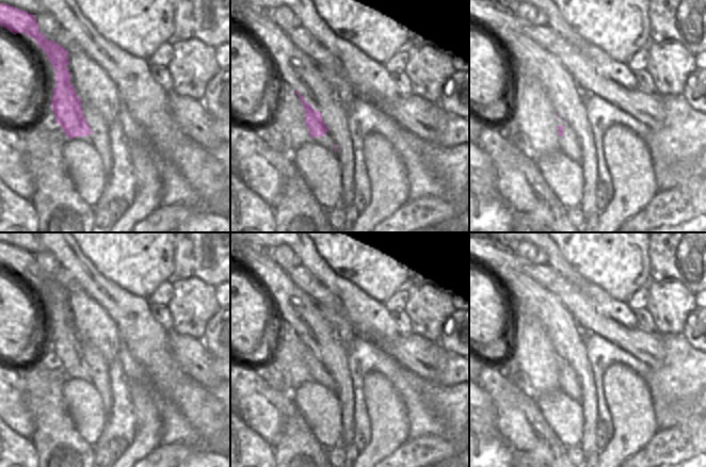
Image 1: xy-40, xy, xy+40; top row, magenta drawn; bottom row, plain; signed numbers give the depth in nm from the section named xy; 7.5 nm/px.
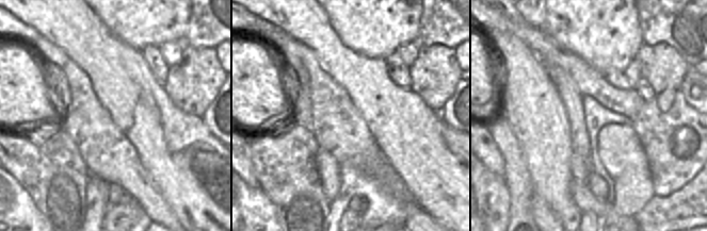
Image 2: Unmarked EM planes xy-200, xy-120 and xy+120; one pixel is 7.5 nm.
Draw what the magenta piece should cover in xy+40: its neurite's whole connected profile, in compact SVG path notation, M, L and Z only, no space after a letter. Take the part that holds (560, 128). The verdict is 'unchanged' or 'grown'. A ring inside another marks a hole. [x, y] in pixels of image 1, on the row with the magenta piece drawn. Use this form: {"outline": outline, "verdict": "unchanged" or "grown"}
{"outline": "M556 113L556 115L557 129L559 131L559 149L571 160L580 162L582 160L582 151L575 132L559 114Z", "verdict": "grown"}

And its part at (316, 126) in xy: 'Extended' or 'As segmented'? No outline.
Extended

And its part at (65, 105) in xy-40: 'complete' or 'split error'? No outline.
split error

